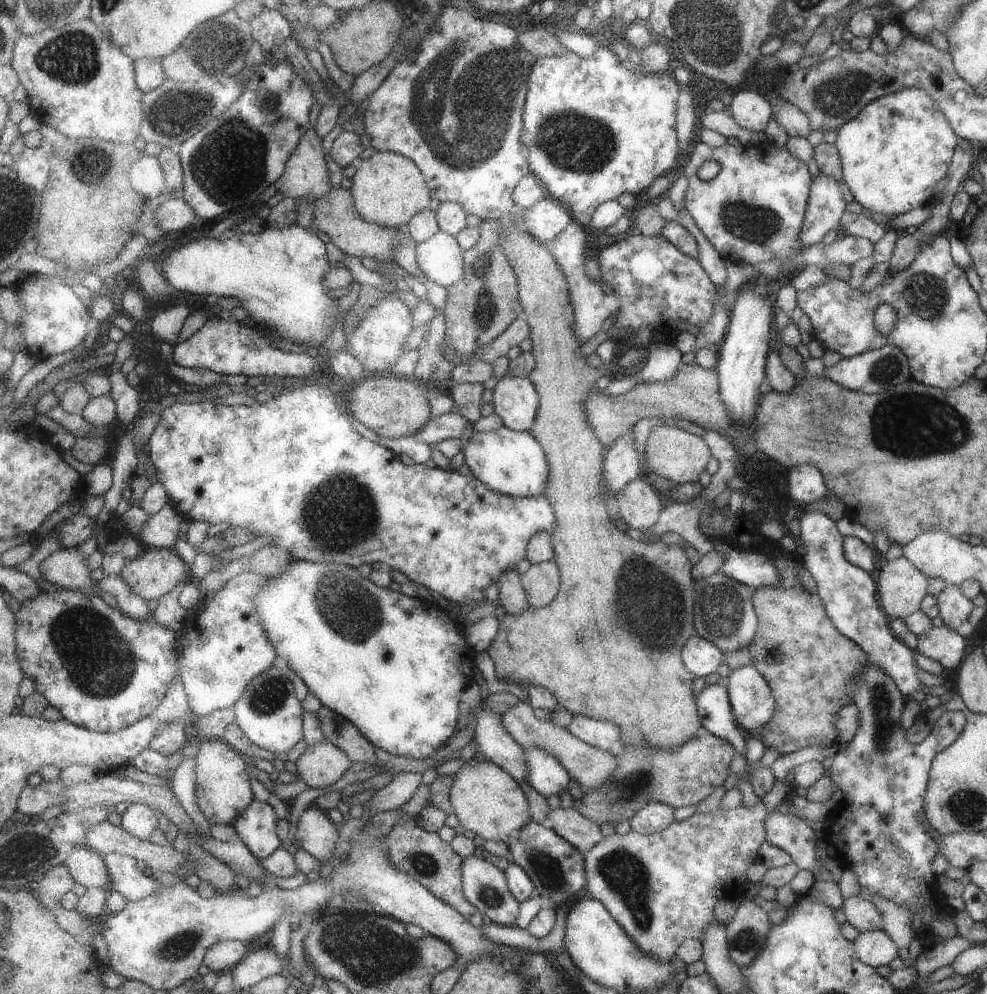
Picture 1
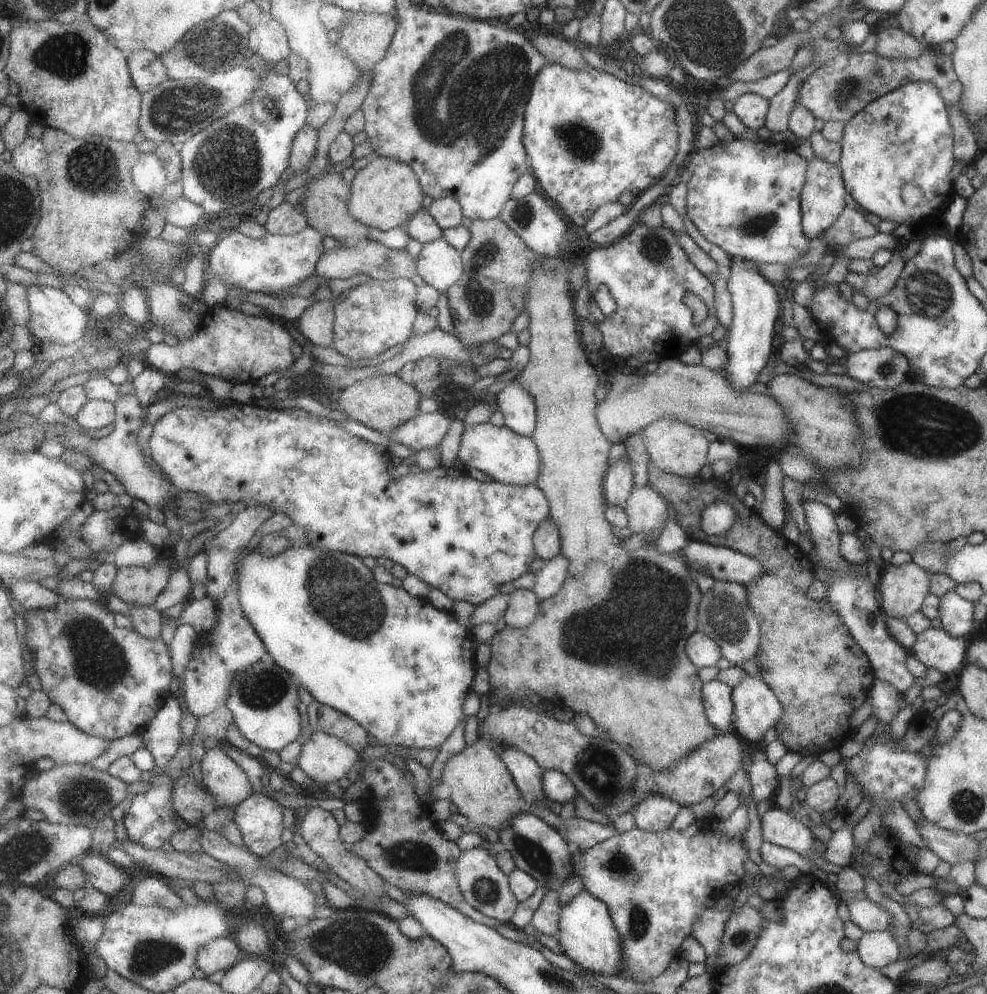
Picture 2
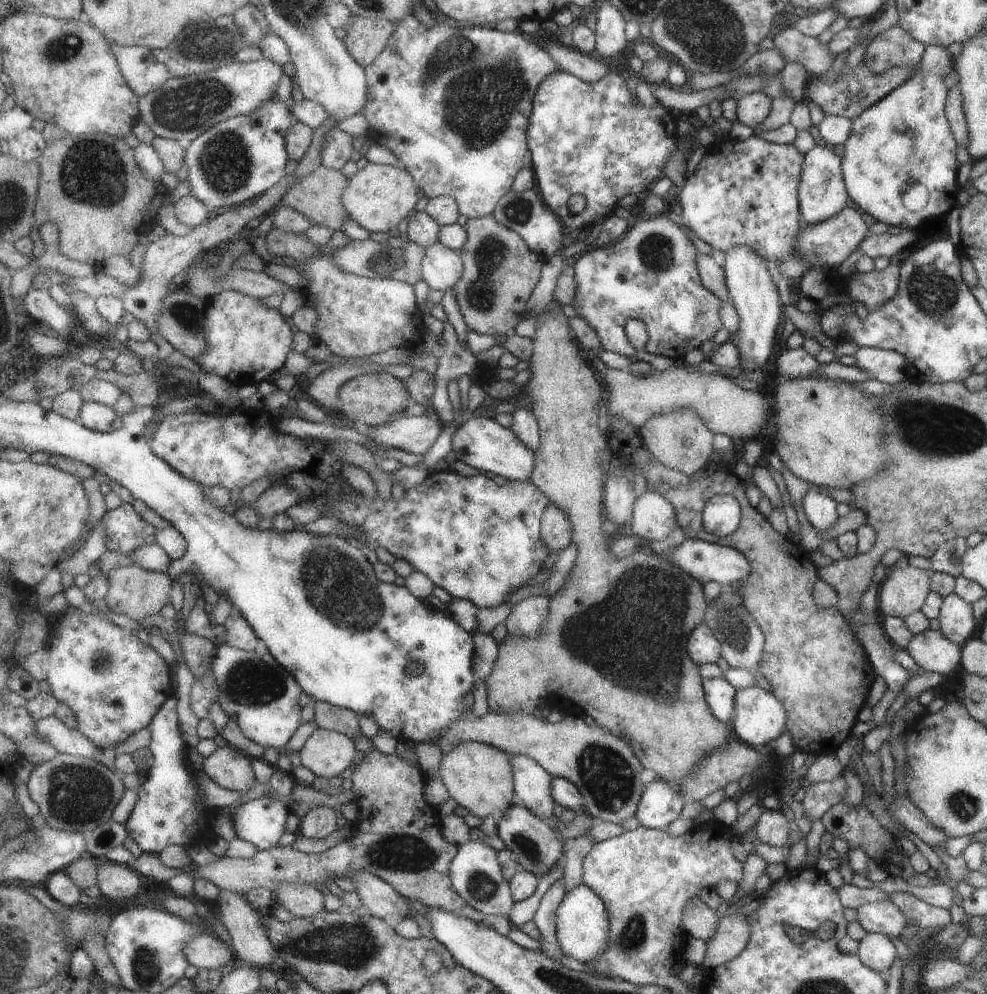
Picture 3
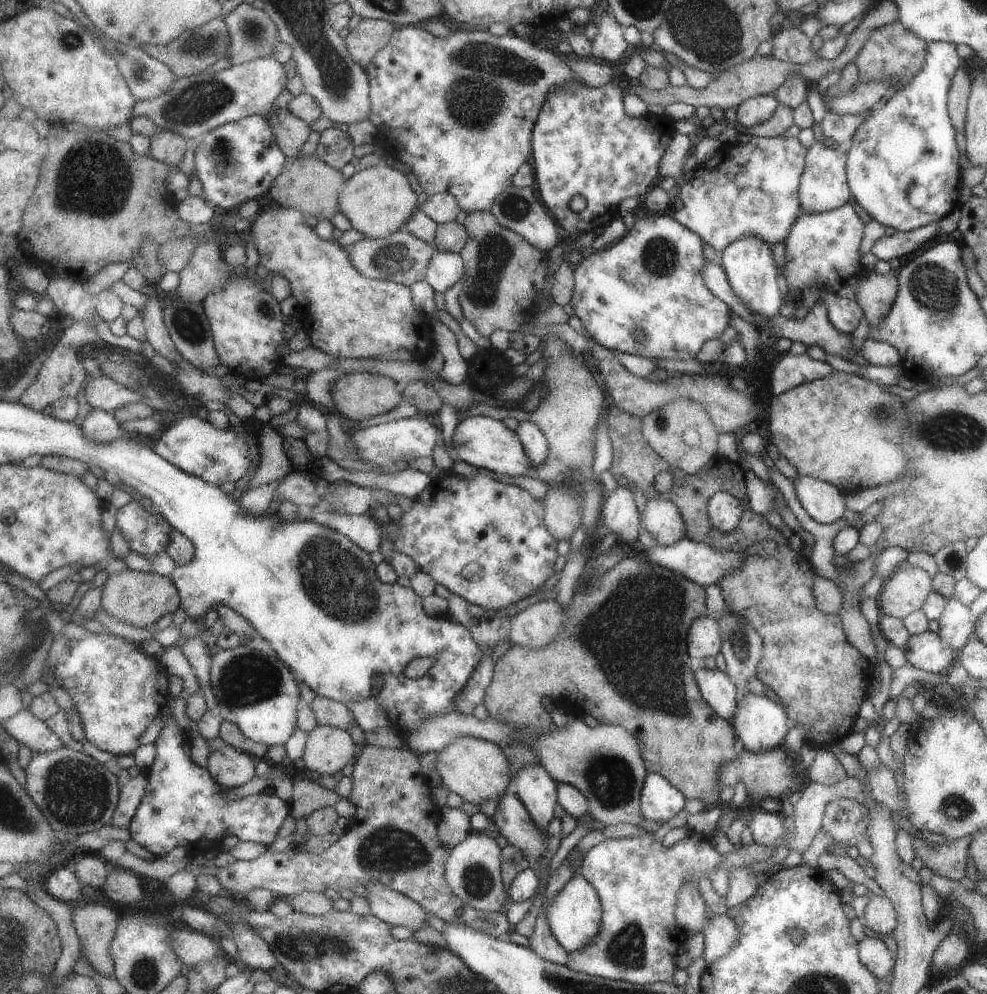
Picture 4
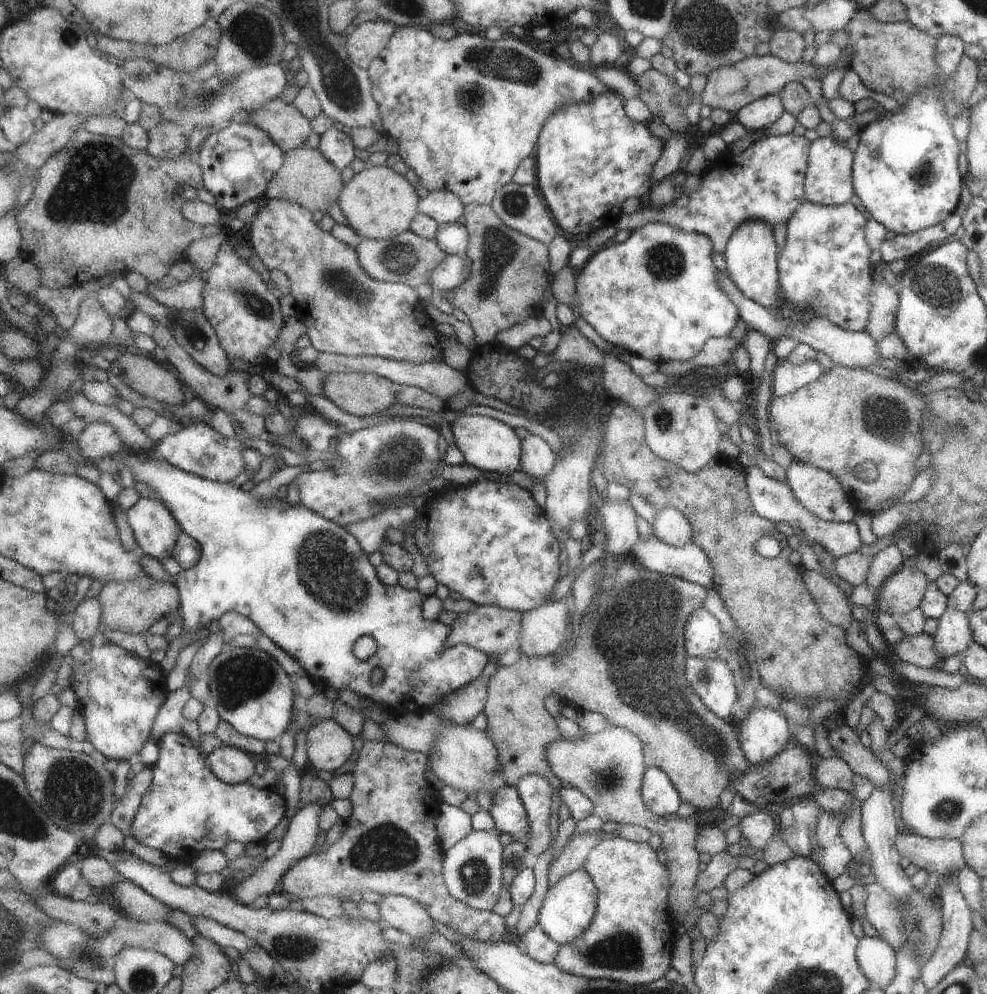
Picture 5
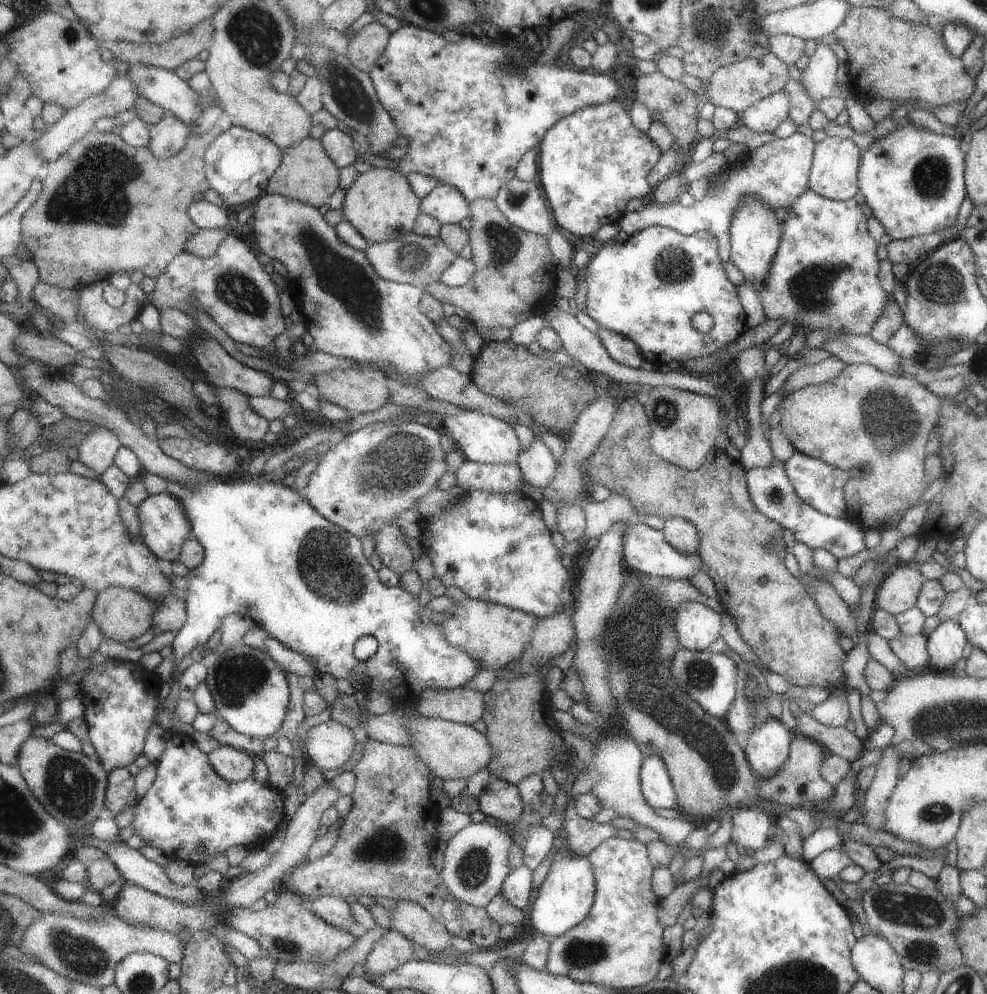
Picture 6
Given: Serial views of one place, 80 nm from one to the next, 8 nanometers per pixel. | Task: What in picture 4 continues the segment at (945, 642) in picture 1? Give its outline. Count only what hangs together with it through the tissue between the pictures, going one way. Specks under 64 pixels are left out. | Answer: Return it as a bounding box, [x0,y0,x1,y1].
[902,630,957,674]

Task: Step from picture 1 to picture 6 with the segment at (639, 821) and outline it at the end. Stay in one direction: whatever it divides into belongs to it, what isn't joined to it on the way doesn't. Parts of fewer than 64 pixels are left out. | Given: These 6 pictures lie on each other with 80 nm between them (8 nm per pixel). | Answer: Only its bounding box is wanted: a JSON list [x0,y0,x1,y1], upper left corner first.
[640,755,676,809]

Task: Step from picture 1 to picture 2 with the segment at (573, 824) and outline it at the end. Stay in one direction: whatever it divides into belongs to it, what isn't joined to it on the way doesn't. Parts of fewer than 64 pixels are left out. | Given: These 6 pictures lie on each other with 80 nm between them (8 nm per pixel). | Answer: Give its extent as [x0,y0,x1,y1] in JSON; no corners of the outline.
[559,816,618,853]

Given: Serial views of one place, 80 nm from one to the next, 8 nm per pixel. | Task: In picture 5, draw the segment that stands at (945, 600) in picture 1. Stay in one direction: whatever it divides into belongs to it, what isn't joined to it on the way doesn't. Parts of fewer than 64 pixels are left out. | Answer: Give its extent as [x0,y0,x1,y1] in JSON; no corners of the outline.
[932,609,971,660]

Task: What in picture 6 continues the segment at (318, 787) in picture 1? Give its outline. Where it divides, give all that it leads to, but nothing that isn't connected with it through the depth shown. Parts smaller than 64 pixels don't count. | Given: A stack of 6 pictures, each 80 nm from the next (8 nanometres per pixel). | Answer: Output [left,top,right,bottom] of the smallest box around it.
[305,718,355,770]

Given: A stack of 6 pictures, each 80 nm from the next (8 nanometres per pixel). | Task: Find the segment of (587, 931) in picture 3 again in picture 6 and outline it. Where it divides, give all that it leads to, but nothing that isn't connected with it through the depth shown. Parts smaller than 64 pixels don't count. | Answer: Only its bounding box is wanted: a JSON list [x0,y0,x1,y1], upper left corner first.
[530,835,597,939]

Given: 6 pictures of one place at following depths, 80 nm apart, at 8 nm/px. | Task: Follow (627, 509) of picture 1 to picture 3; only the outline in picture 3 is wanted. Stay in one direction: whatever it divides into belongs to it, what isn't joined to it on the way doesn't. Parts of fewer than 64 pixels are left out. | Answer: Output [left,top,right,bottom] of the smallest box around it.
[628,490,675,541]

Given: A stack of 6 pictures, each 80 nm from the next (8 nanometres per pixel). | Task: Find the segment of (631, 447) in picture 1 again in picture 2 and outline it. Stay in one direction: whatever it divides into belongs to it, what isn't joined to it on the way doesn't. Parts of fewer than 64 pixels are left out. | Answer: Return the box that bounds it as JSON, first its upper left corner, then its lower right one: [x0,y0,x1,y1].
[604,456,633,509]

